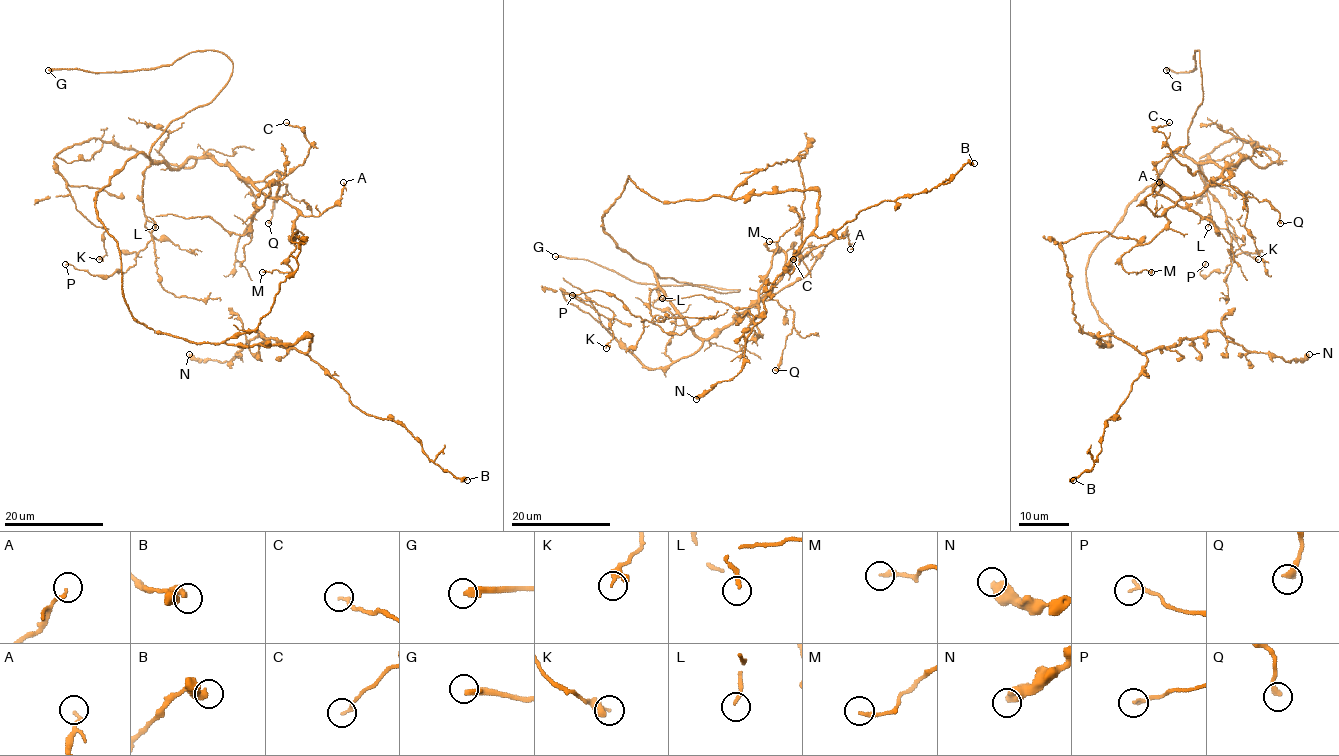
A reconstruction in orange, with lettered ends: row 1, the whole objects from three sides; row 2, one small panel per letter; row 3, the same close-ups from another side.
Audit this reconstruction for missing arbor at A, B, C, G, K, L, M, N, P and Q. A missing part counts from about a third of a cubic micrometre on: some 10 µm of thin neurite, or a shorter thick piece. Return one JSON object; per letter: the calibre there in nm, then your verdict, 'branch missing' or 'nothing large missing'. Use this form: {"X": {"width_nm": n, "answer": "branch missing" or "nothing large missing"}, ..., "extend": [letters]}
{"A": {"width_nm": 170, "answer": "nothing large missing"}, "B": {"width_nm": 360, "answer": "nothing large missing"}, "C": {"width_nm": 170, "answer": "nothing large missing"}, "G": {"width_nm": 320, "answer": "branch missing"}, "K": {"width_nm": 360, "answer": "nothing large missing"}, "L": {"width_nm": 180, "answer": "nothing large missing"}, "M": {"width_nm": 240, "answer": "nothing large missing"}, "N": {"width_nm": 550, "answer": "nothing large missing"}, "P": {"width_nm": 190, "answer": "nothing large missing"}, "Q": {"width_nm": 320, "answer": "nothing large missing"}, "extend": ["G"]}

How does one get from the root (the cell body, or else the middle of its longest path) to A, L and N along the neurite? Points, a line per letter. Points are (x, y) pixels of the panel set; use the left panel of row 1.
A: (121, 272), (95, 194), (139, 153), (174, 168), (190, 158), (226, 163), (305, 216), (332, 207), (343, 182)
L: (121, 272), (95, 194), (139, 153), (278, 184), (243, 234), (155, 227)
N: (121, 272), (125, 304), (154, 330), (243, 345), (312, 335), (305, 353), (257, 330), (227, 361), (189, 354)

